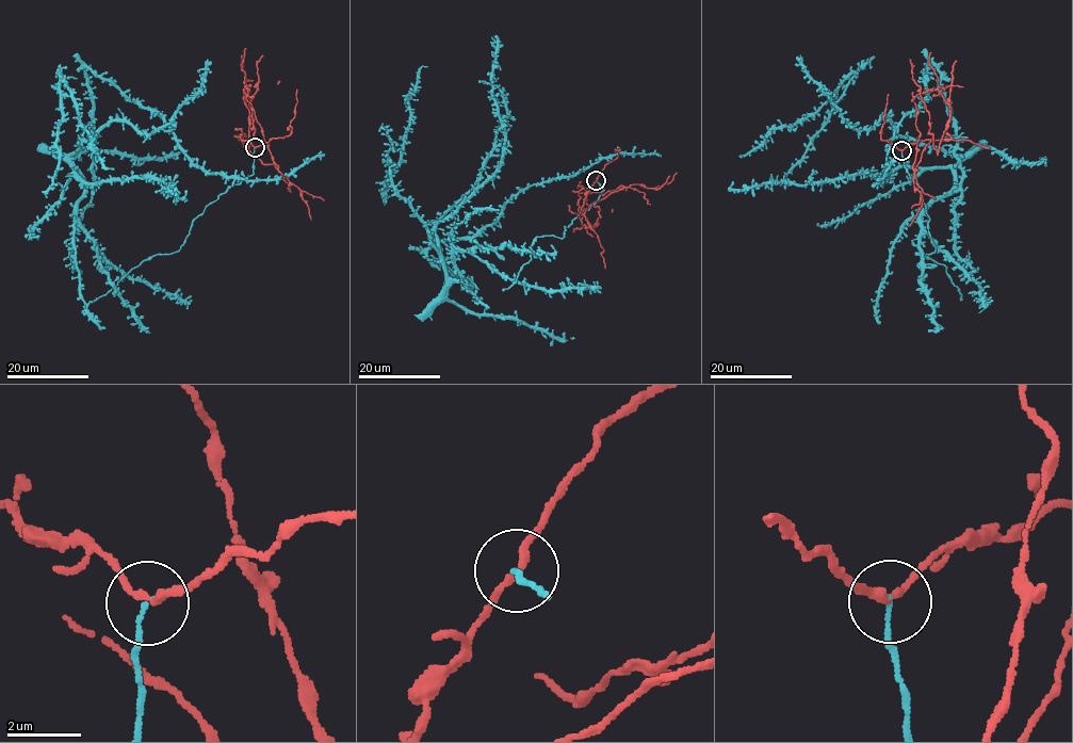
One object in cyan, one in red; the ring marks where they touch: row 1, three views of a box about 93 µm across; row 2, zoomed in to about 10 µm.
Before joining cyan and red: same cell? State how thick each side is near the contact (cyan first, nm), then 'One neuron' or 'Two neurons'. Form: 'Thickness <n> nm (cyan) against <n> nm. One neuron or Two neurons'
Thickness 120 nm (cyan) against 190 nm. Two neurons

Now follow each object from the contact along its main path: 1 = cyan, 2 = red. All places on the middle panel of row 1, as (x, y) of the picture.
1: (596, 181), (513, 279), (459, 251), (445, 288), (459, 276), (426, 255), (529, 188), (660, 156)
2: (597, 181), (583, 213), (622, 187), (578, 192), (582, 225), (591, 227), (599, 210), (585, 203), (581, 181)

